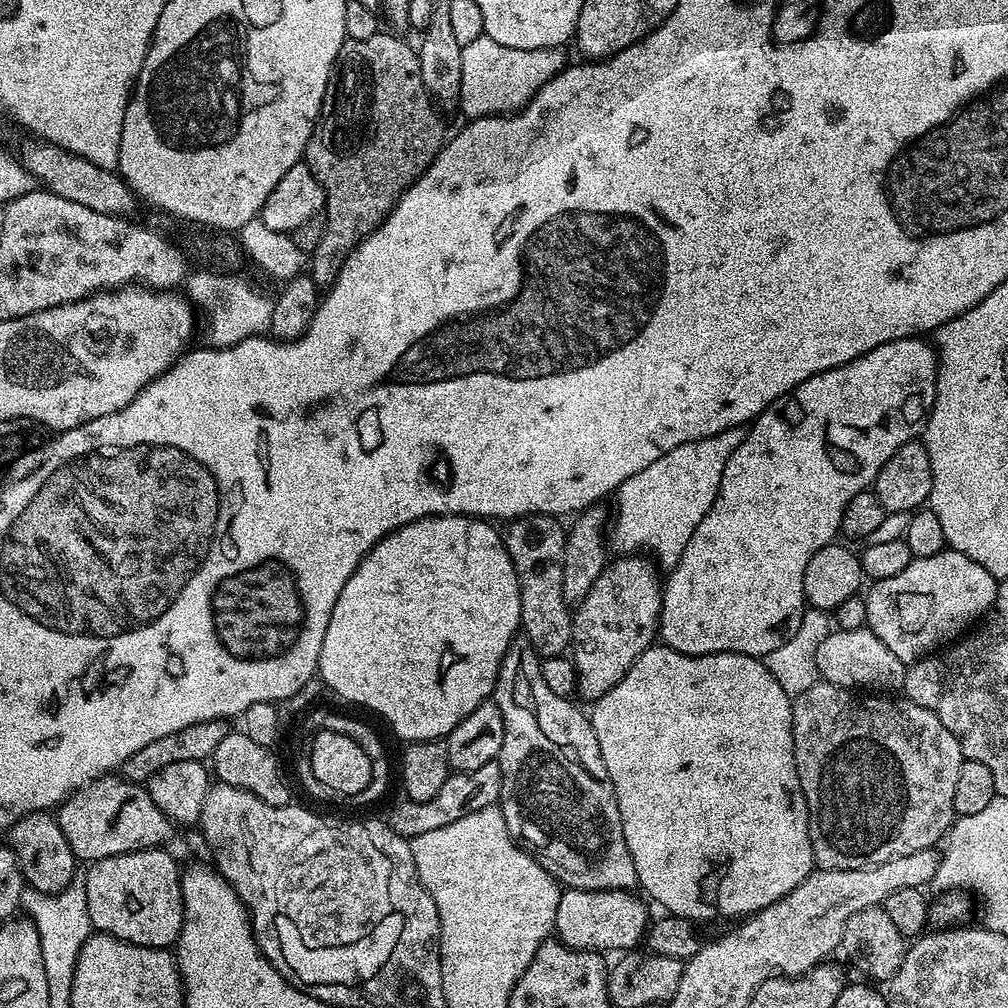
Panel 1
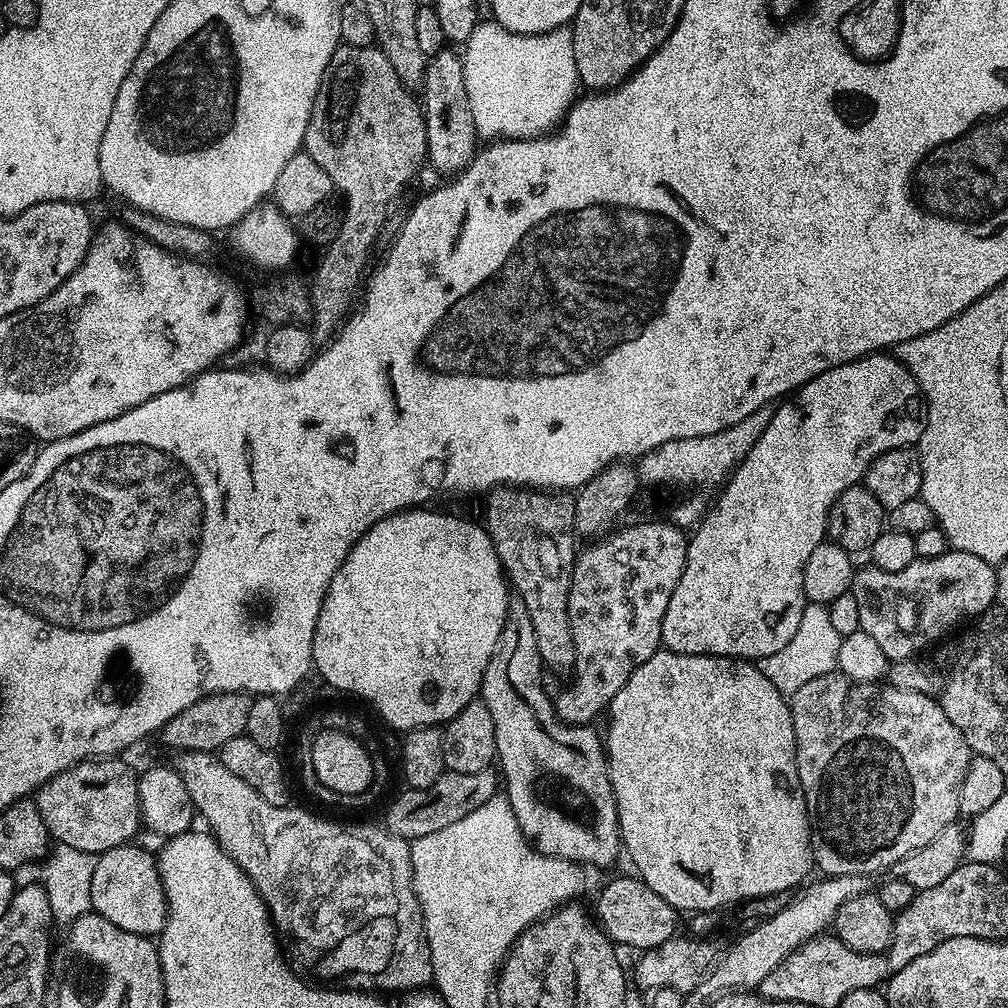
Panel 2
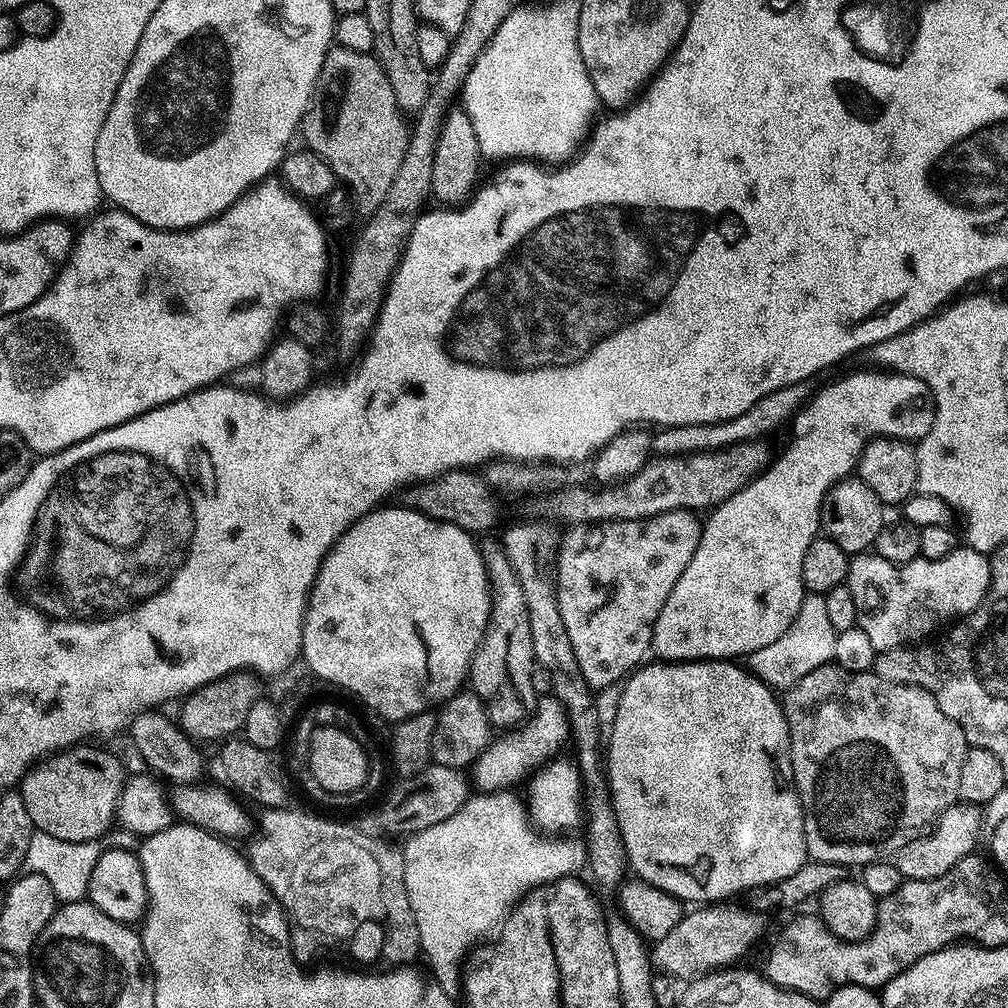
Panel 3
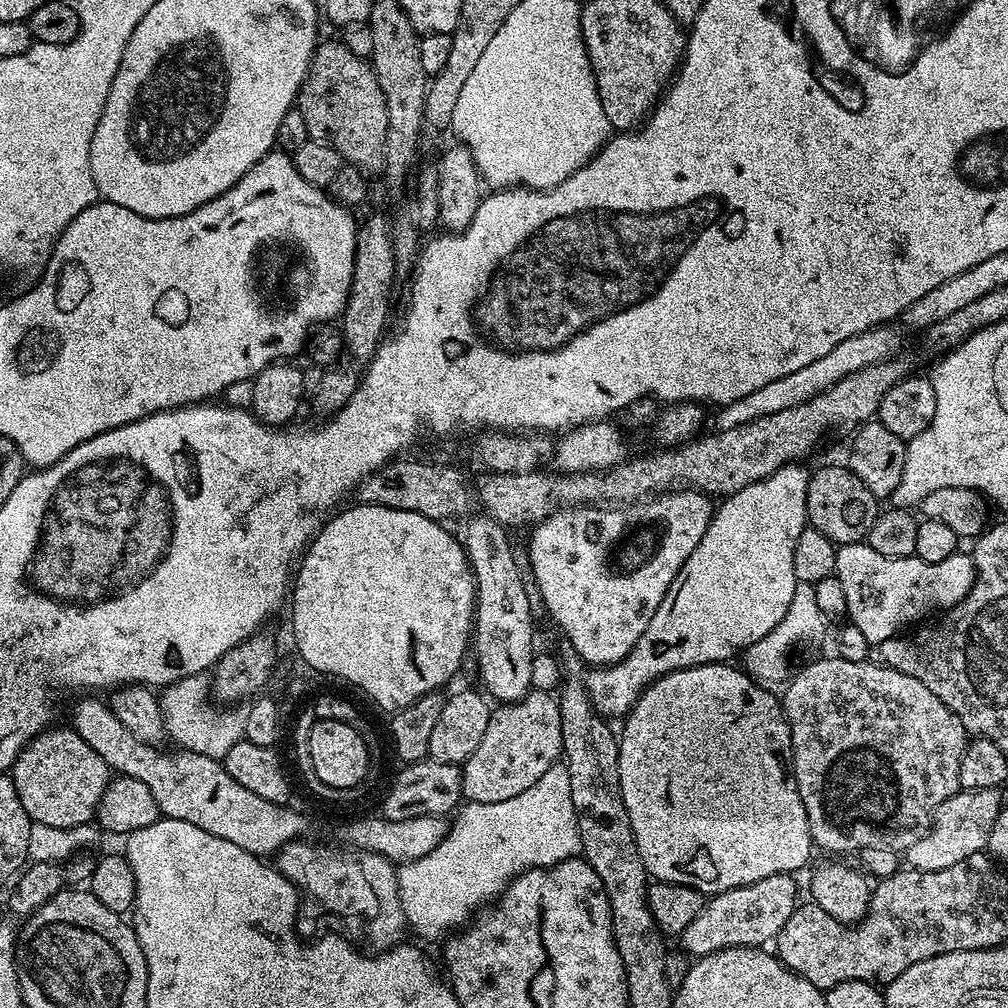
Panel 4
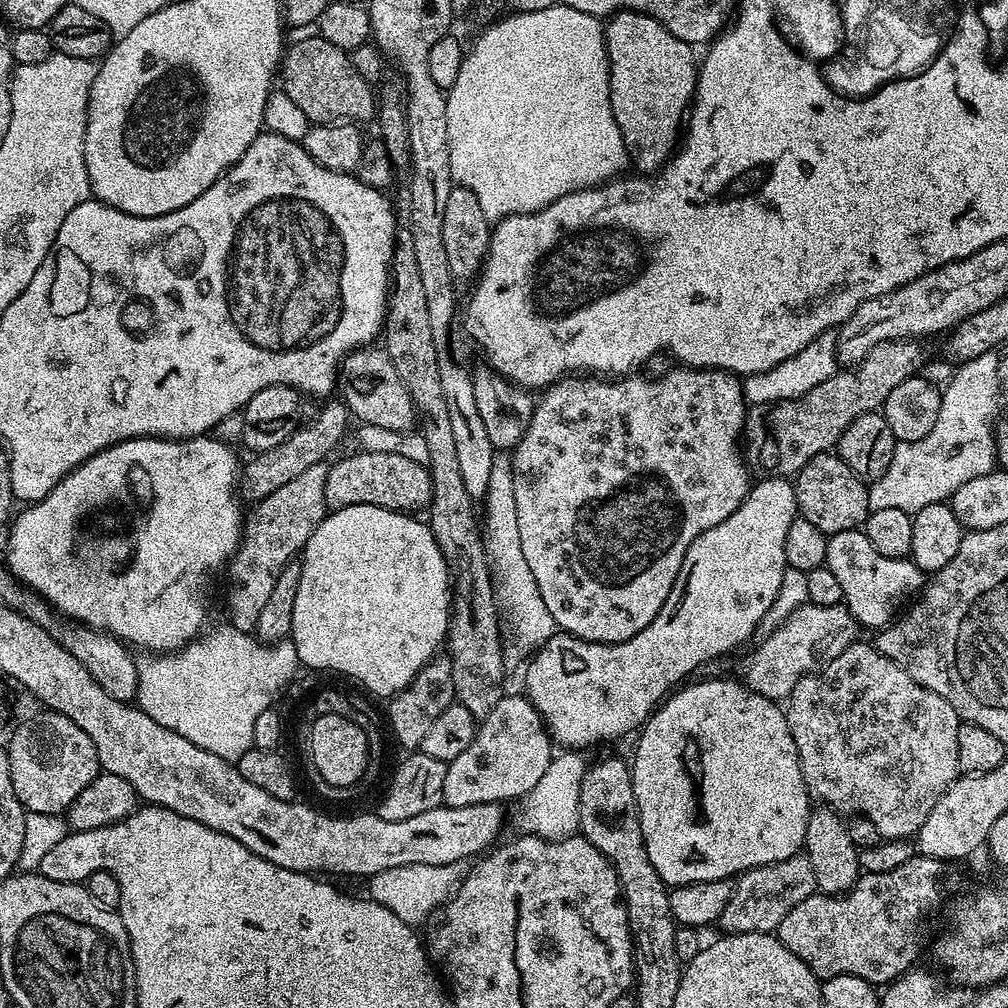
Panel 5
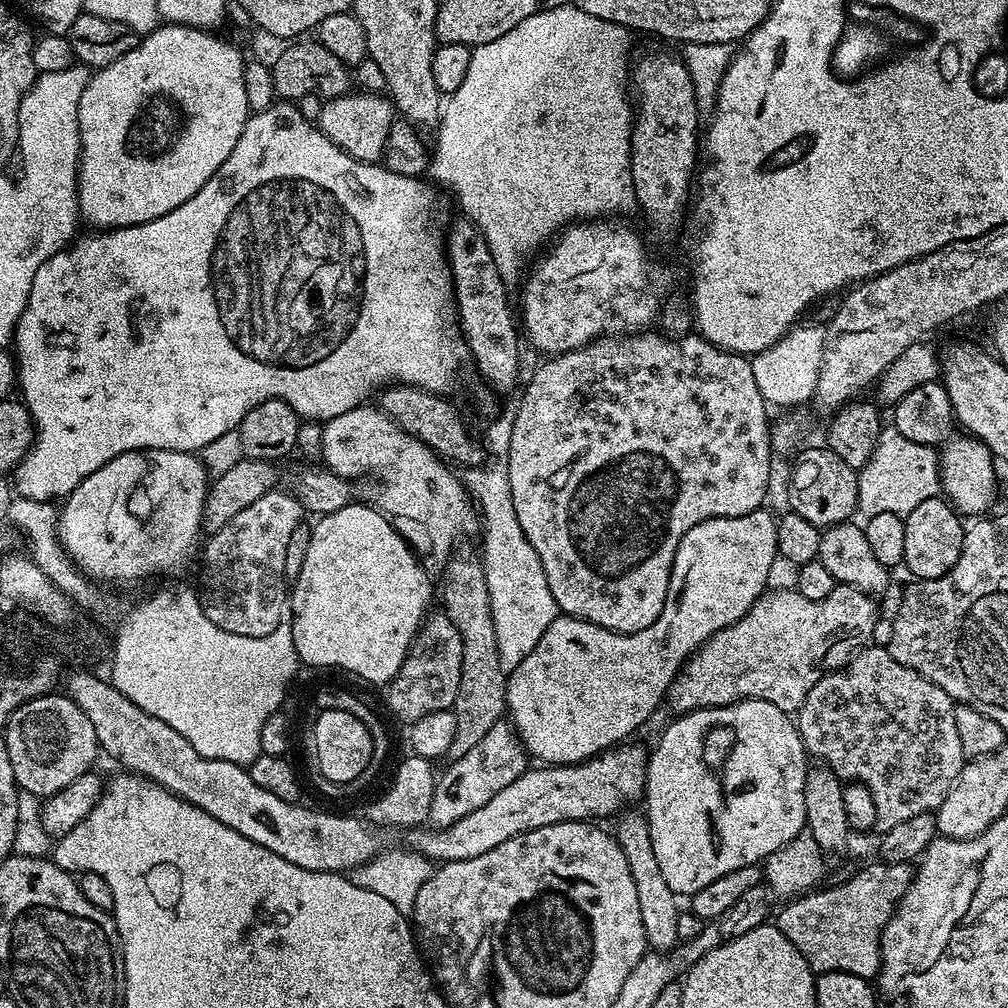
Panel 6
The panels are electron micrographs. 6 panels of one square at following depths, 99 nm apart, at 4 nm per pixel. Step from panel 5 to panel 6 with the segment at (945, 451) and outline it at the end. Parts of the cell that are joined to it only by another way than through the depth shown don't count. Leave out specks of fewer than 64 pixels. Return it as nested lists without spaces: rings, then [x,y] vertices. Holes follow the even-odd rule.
[[[885,427],[876,443],[876,452],[870,454],[866,466],[859,469],[856,477],[859,511],[864,511],[865,517],[874,514],[908,516],[910,510],[926,502],[926,498],[941,495],[940,464],[942,460],[935,447],[910,442],[910,438],[897,432],[895,427]]]

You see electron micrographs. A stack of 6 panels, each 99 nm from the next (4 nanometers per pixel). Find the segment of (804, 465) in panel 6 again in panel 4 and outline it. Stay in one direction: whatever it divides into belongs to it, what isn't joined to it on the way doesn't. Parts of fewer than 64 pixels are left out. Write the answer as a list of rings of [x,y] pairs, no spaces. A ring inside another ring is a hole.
[[[843,463],[828,464],[809,475],[806,494],[808,524],[826,534],[826,538],[830,538],[837,546],[859,544],[867,537],[878,515],[876,504],[878,497],[870,494],[862,478],[855,476]]]

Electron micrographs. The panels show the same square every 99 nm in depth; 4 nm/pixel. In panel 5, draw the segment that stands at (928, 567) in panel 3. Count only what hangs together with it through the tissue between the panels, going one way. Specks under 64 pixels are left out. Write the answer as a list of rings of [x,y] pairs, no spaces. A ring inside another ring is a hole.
[[[860,528],[831,533],[824,562],[842,585],[844,604],[861,629],[879,630],[888,627],[905,607],[904,599],[912,595],[915,597],[926,584],[925,573],[920,571],[913,560],[885,558],[878,554],[878,550],[874,550],[870,543],[870,538],[866,538]]]

